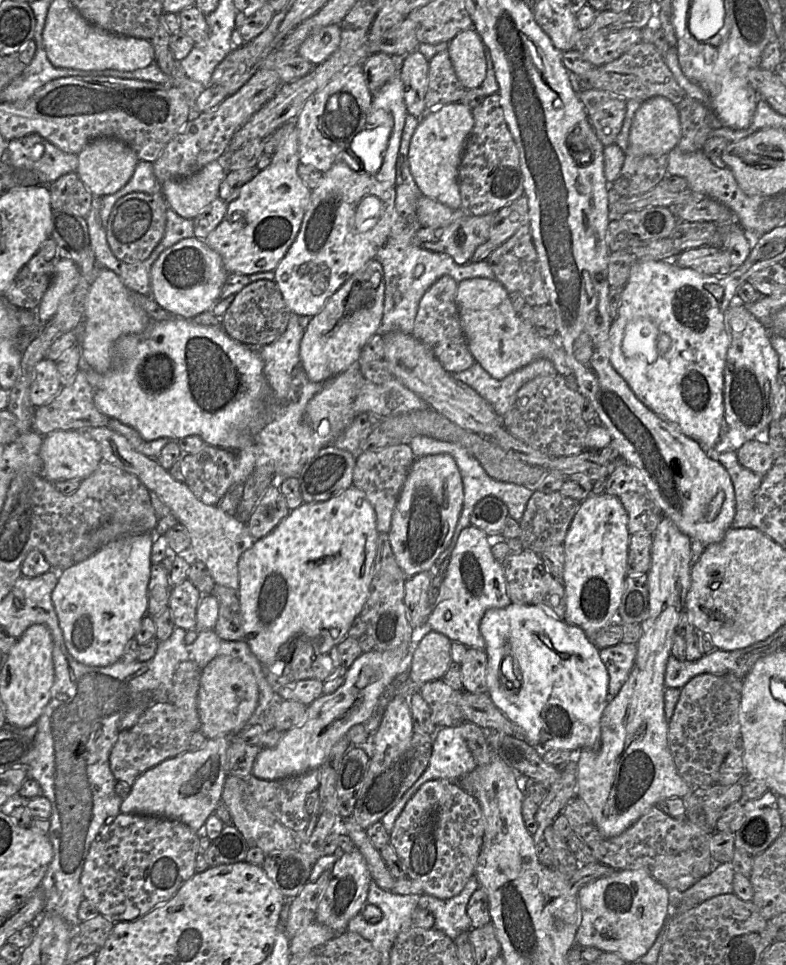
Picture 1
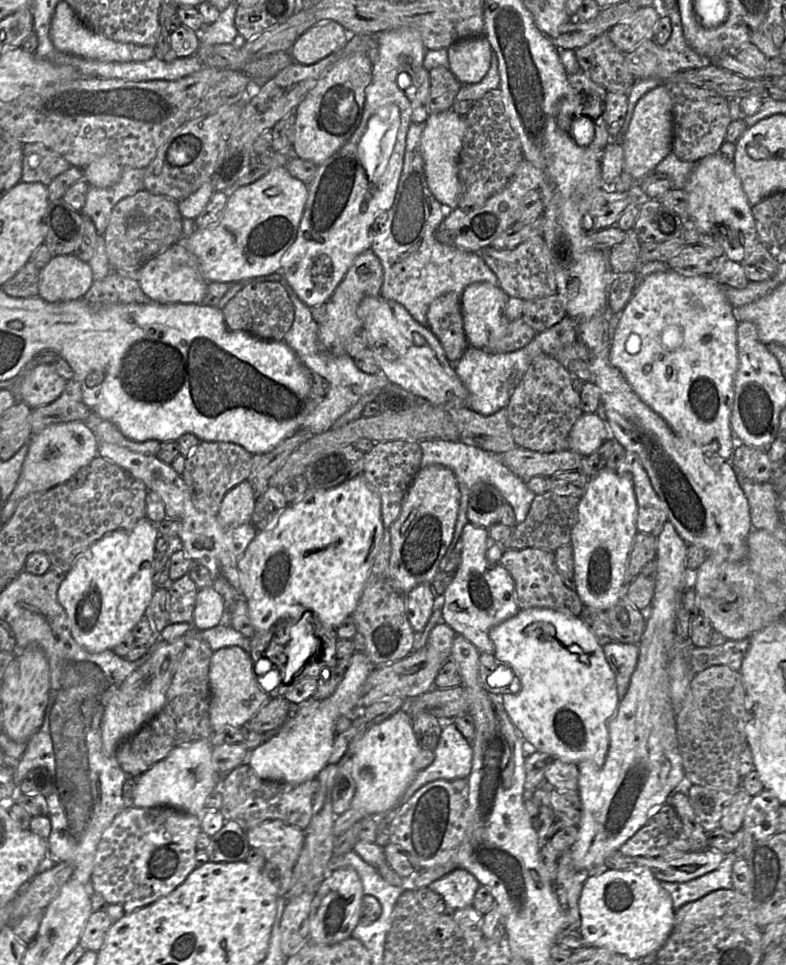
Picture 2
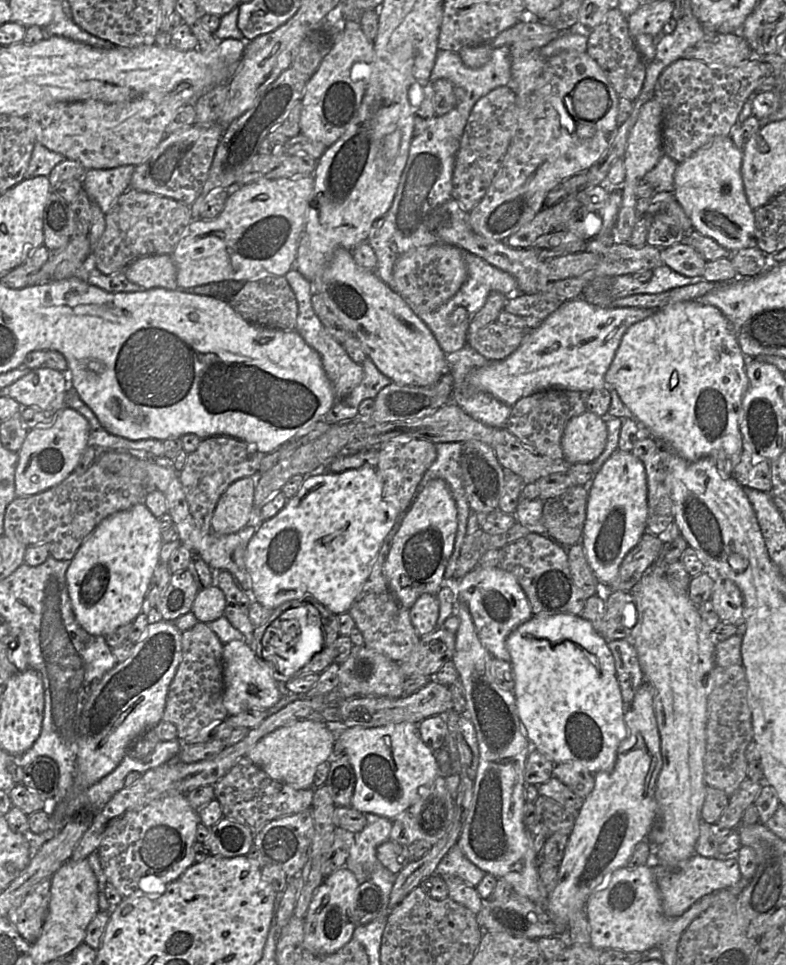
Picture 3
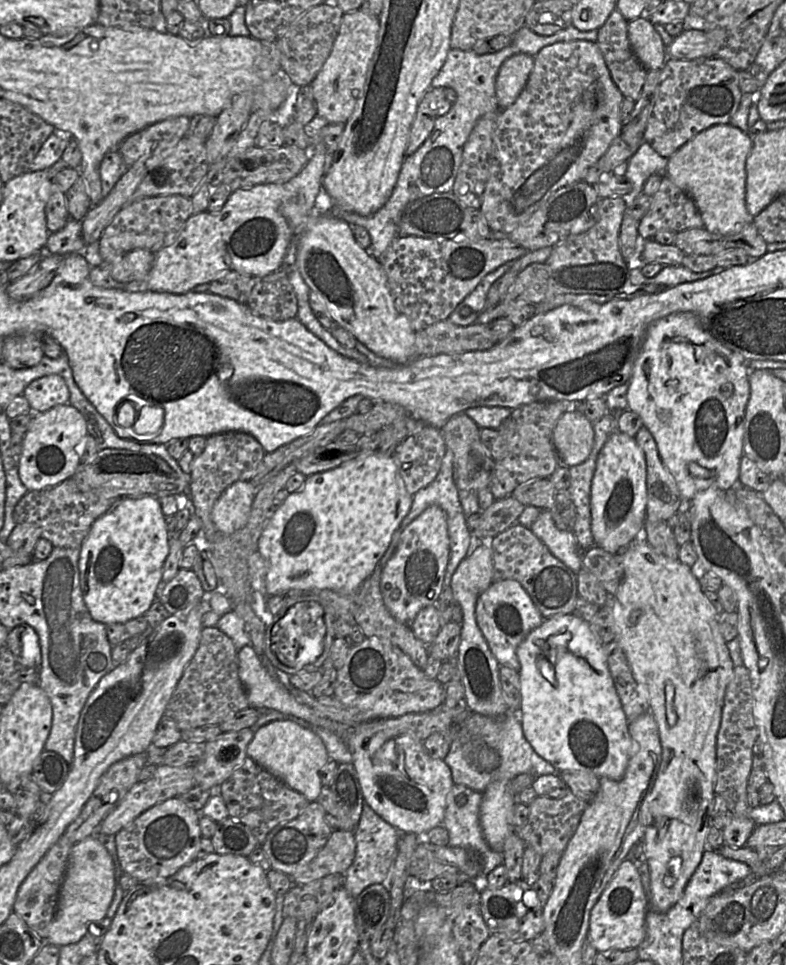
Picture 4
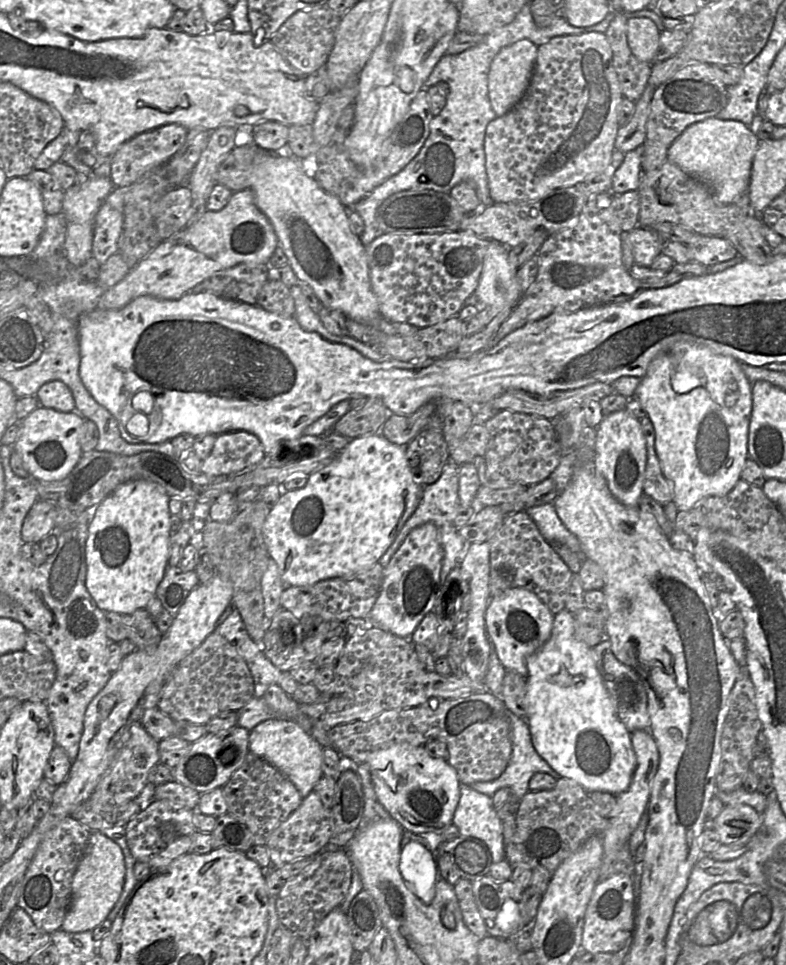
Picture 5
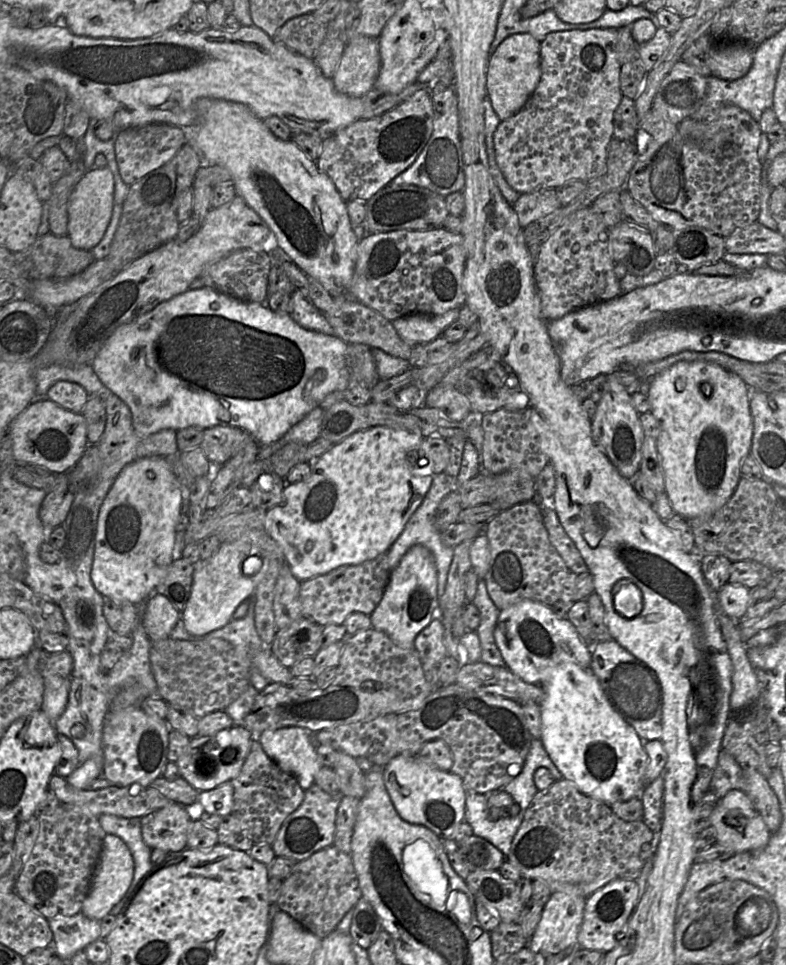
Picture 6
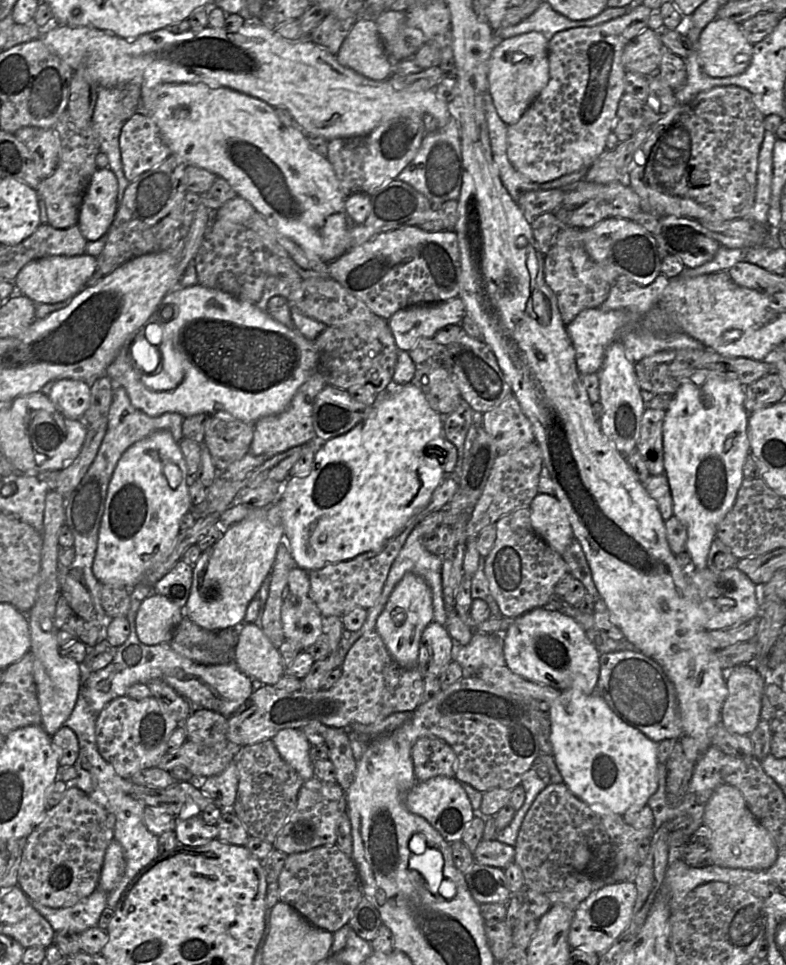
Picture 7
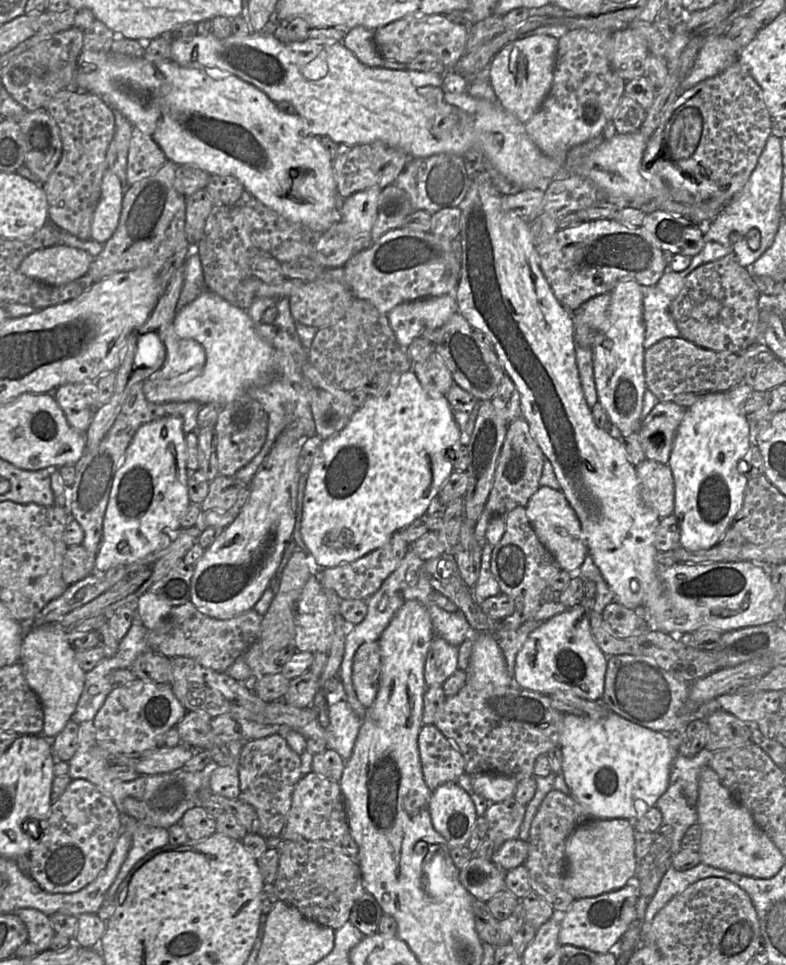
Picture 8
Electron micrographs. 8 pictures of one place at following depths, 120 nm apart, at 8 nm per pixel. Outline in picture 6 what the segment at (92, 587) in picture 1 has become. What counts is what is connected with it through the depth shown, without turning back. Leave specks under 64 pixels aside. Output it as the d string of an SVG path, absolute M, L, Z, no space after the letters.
M146 457L123 468L108 491L98 514L90 578L95 589L110 599L138 605L146 601L165 577L177 552L176 523L182 513L182 492L165 457Z

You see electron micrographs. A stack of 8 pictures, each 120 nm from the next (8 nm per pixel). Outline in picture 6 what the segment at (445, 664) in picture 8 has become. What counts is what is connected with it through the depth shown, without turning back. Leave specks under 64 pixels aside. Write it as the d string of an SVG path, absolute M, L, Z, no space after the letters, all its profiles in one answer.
M440 615L435 616L415 638L414 648L423 664L439 665L447 656L444 642L444 625Z

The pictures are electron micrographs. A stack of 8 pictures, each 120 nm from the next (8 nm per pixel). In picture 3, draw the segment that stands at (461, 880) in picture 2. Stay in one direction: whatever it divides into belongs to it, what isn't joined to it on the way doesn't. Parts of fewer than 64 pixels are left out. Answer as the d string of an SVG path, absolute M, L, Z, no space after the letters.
M454 845L441 859L435 874L441 877L453 875L476 887L486 873L473 864L458 845Z

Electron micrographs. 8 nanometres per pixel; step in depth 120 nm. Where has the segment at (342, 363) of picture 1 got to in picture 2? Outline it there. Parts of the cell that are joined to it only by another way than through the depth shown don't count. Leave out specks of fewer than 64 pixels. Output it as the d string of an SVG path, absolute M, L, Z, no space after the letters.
M370 249L360 254L336 287L332 297L325 303L325 322L319 325L318 331L319 341L324 347L344 348L345 341L355 332L362 330L362 321L357 314L359 304L367 296L380 296L383 281L384 273L379 258Z

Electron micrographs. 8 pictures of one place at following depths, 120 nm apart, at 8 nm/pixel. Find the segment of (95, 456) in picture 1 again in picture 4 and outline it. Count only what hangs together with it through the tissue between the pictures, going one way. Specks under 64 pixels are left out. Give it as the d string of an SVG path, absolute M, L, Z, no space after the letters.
M69 402L44 412L33 412L18 462L21 482L28 491L43 490L71 478L80 466L79 447L88 434L83 415Z

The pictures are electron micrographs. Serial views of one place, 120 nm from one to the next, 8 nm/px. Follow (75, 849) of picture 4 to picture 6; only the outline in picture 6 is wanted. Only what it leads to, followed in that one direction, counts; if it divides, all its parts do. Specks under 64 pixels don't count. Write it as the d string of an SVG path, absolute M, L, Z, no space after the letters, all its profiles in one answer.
M106 834L98 865L95 869L91 888L81 907L81 913L95 920L101 920L111 909L126 897L134 871L132 855L118 836Z

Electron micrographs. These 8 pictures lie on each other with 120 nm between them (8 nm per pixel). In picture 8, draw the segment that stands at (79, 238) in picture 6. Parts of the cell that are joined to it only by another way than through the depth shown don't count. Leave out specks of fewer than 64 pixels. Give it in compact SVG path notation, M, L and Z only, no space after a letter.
M111 168L107 169L102 179L101 197L91 222L91 239L105 244L114 234L119 223L125 191Z

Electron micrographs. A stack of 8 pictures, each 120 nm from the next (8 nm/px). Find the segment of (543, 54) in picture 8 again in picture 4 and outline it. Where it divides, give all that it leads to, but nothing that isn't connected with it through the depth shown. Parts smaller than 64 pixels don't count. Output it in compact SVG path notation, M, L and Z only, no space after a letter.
M520 53L506 59L496 77L496 97L499 108L511 106L524 89L534 65L534 57Z

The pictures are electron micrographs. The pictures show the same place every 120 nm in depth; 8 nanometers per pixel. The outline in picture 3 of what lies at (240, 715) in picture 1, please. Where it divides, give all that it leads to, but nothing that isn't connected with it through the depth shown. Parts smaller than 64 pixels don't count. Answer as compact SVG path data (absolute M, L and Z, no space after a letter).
M232 640L224 645L223 679L223 704L229 716L248 710L268 710L282 698L271 669L256 656L244 641Z

